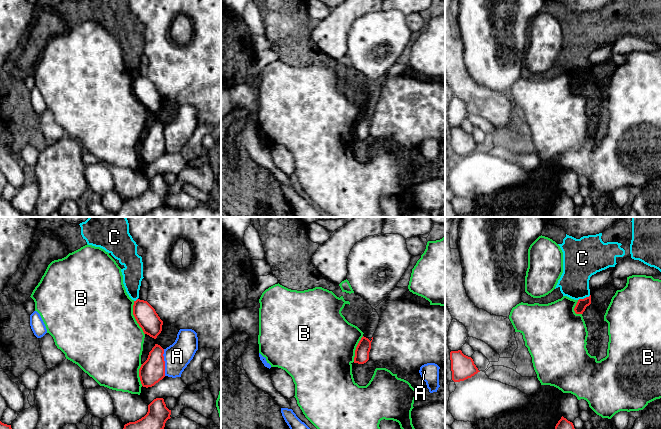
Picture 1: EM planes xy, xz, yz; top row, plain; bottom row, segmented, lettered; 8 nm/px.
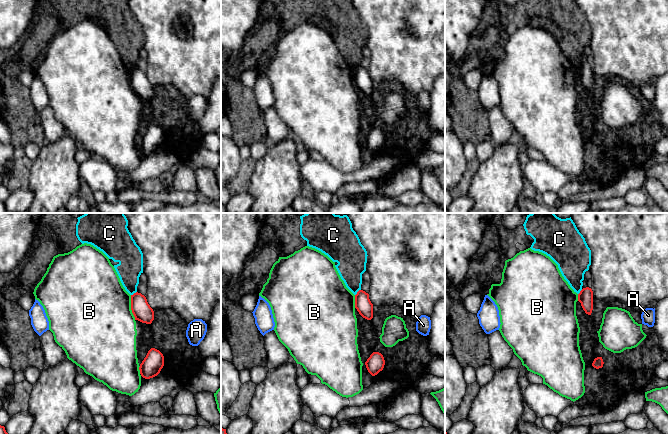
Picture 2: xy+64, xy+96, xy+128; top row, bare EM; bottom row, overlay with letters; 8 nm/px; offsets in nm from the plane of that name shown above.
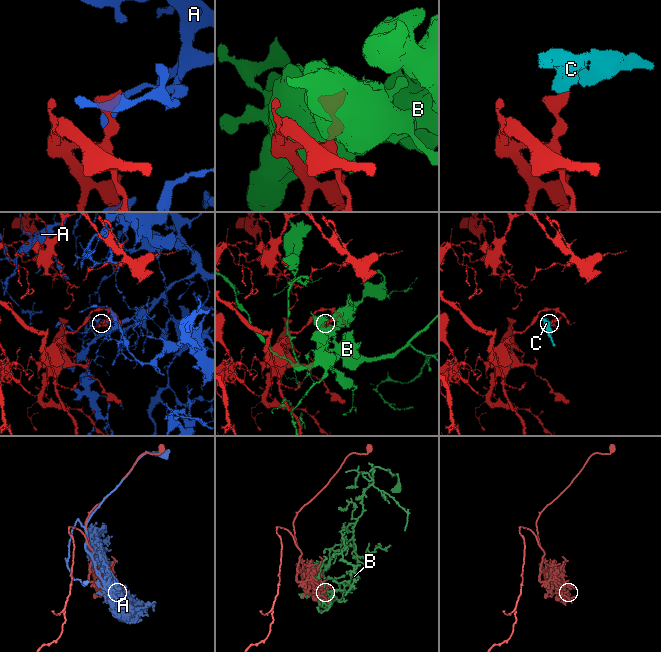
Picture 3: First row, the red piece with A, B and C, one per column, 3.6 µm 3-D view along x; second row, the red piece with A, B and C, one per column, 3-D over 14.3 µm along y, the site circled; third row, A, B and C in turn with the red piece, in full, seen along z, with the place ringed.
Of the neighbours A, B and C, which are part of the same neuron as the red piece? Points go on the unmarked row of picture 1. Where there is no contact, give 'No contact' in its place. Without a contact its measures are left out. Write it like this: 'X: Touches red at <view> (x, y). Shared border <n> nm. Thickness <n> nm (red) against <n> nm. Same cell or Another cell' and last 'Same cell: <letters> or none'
A: Touches red at xy (164, 138). Shared border 220 nm. Thickness 190 nm (red) against 220 nm. Another cell
B: Touches red at xy (135, 94). Shared border 280 nm. Thickness 170 nm (red) against 500 nm. Another cell
C: Touches red at yz (584, 74). Shared border 110 nm. Thickness 90 nm (red) against 240 nm. Another cell
Same cell: none

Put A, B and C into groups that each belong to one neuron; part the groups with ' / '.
A / B / C

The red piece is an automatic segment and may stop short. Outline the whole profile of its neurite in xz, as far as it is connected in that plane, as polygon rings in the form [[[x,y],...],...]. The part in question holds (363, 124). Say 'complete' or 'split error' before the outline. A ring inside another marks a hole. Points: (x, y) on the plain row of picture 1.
complete; [[[364,112],[361,114],[355,126],[354,139],[364,140],[369,136],[371,118],[372,116],[370,117]]]

